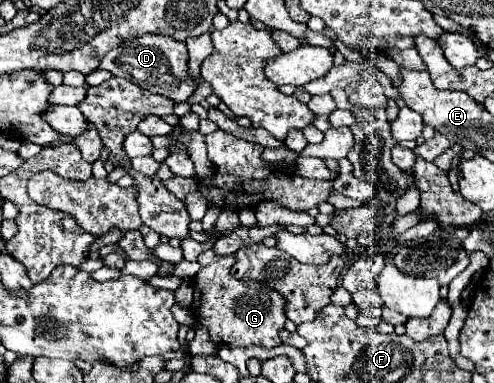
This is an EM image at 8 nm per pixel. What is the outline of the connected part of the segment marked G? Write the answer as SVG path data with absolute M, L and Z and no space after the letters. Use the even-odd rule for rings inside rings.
M205 250L199 254L201 270L197 280L193 280L193 304L191 312L195 320L205 326L215 344L233 344L239 348L247 346L263 346L275 348L281 344L279 330L285 326L285 298L265 284L255 280L237 280L231 276L231 268L235 264L235 254L219 256L213 250Z

